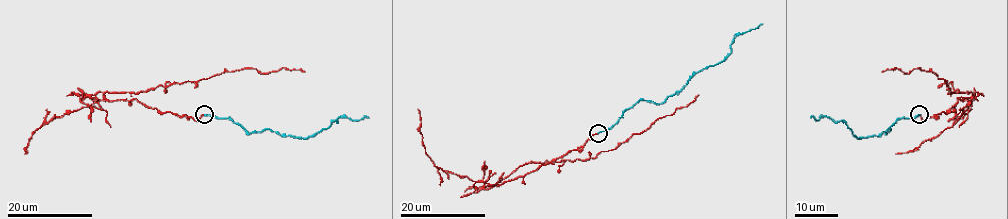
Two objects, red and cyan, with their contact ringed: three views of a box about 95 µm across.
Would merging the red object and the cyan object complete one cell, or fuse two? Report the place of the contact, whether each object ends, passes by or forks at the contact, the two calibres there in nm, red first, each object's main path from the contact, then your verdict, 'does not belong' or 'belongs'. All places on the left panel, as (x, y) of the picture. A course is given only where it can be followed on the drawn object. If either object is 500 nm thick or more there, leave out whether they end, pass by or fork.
place (204, 114); red ends; cyan ends; calibres 240 and 240 nm; course red (204, 114), (197, 121), (159, 112), (136, 99), (91, 96), (149, 91), (240, 70), (305, 72); course cyan (204, 114), (228, 117), (249, 132), (268, 129), (298, 138), (307, 138), (340, 116), (369, 117); does not belong

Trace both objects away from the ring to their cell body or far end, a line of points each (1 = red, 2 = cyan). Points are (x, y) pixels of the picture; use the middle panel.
1: (597, 133), (580, 149), (485, 188), (528, 163), (588, 160), (617, 148), (656, 120), (687, 107), (699, 95)
2: (597, 133), (642, 100), (661, 103), (701, 70), (720, 63), (734, 37), (762, 24)

